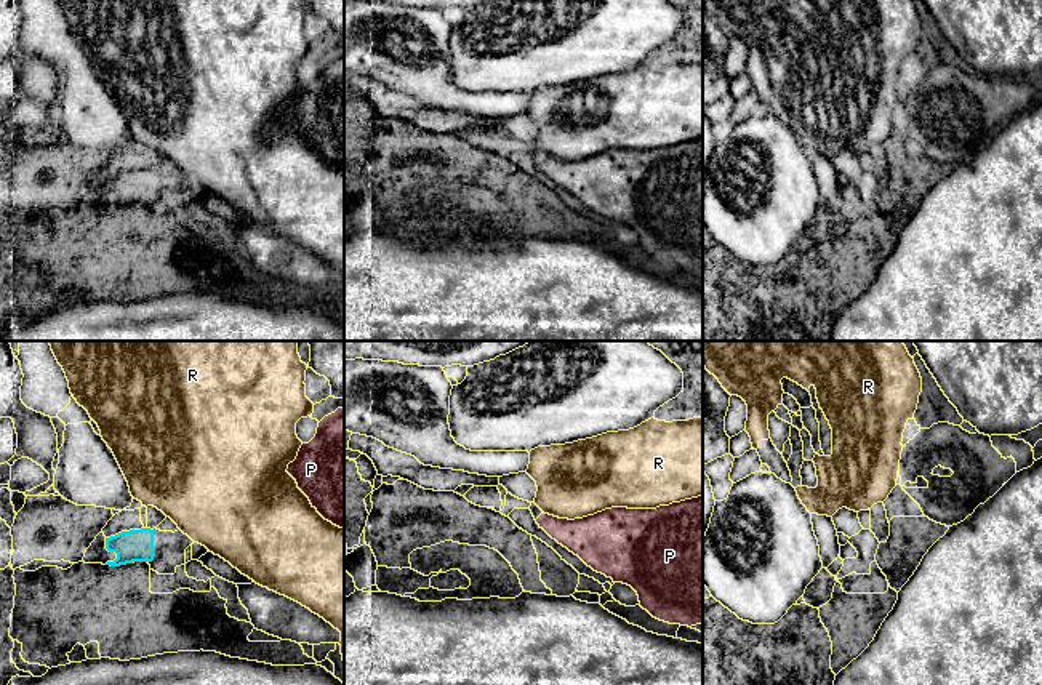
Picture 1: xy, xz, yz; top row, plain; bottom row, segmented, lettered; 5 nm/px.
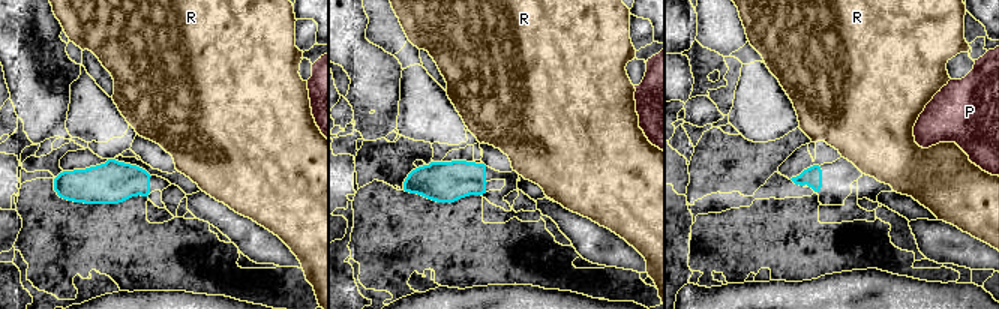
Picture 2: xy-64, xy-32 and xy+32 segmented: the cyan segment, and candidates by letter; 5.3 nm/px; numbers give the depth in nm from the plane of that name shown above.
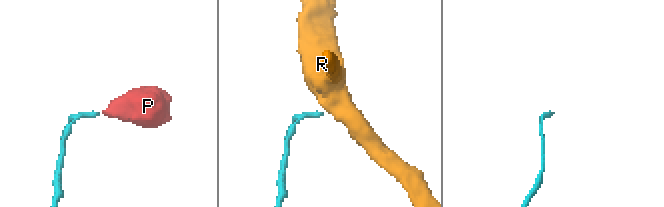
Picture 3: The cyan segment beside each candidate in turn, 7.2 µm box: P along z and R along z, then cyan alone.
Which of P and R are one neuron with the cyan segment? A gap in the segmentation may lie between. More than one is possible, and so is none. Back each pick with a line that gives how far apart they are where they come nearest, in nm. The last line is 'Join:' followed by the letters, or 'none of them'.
P: gap 750 nm
Join: P

